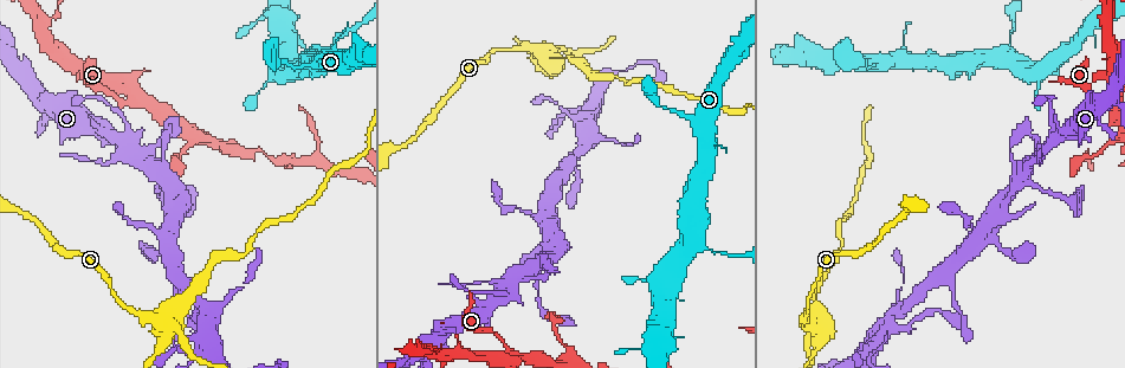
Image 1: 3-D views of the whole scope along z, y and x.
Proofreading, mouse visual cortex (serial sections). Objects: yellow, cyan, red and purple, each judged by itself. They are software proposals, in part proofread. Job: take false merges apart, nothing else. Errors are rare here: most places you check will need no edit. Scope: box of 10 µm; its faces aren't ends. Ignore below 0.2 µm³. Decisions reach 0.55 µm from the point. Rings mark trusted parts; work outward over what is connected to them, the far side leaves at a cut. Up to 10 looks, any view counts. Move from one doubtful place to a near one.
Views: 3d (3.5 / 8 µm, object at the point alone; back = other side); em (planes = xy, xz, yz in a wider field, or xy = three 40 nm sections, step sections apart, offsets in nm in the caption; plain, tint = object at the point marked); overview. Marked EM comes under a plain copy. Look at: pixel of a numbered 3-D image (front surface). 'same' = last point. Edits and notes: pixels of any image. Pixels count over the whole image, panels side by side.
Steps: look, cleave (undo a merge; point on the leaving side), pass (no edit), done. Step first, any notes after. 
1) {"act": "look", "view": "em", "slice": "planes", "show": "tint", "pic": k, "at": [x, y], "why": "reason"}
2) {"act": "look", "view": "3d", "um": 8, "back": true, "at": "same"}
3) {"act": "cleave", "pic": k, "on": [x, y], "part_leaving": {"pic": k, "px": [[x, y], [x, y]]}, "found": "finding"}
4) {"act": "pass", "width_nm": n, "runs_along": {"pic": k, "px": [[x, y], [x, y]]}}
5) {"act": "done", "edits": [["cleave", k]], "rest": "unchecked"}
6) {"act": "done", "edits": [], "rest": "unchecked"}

{"act": "look", "view": "3d", "um": 3.5, "back": true, "pic": 1, "at": [867, 353]}

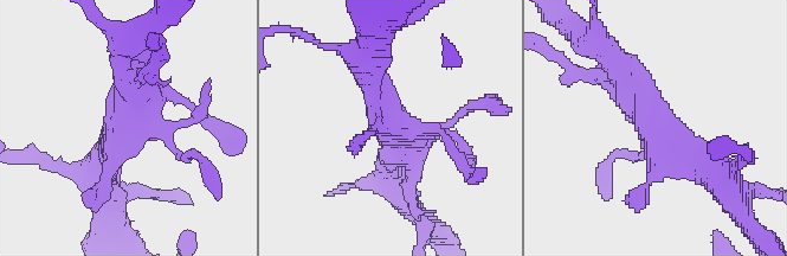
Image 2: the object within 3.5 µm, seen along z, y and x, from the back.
{"act": "look", "view": "em", "slice": "xy", "step": 2, "show": "tint", "pic": 2, "at": [128, 122], "why": "need the tissue"}

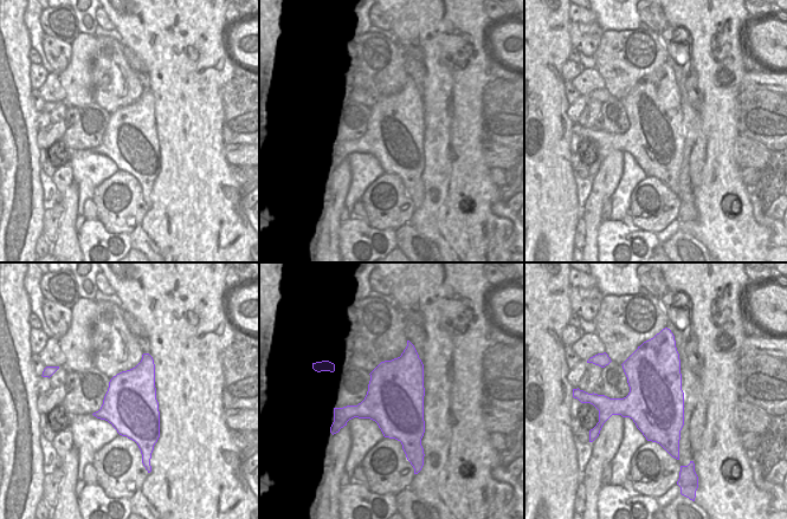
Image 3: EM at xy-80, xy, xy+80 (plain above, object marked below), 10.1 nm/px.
{"act": "pass", "runs_along": {"pic": 2, "px": [[617, 62], [662, 134], [708, 167]]}, "found": "one cell here"}

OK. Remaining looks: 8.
{"act": "look", "view": "3d", "um": 3.5, "pic": 1, "at": [168, 322], "why": "calibre changes"}

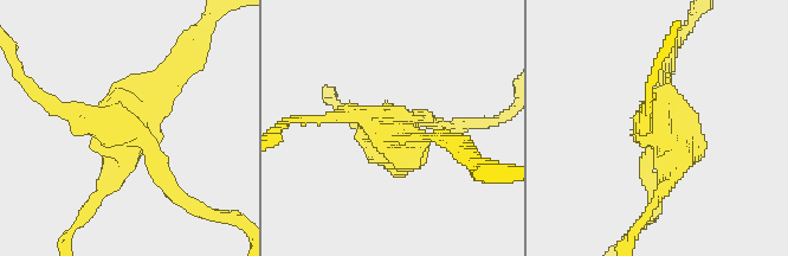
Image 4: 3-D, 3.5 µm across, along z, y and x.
{"act": "look", "view": "em", "slice": "xy", "step": 5, "show": "tint", "pic": 4, "at": [390, 126], "why": "shape alone is not enough"}

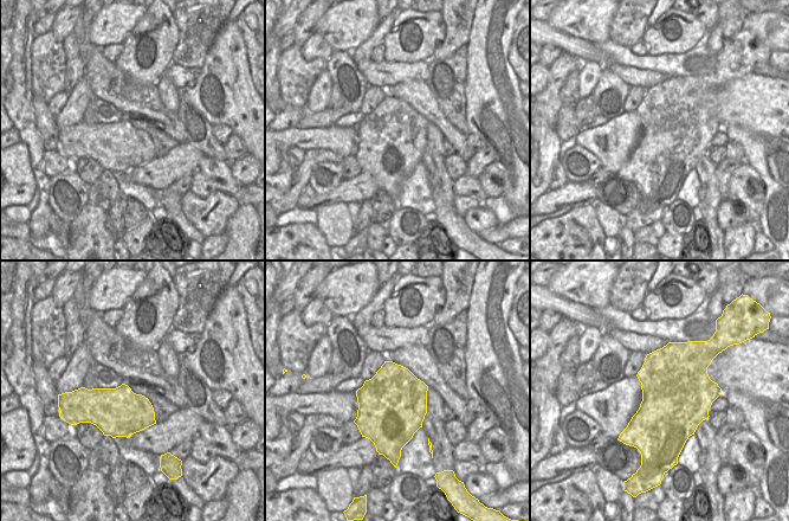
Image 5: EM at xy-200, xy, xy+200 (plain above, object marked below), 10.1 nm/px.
{"act": "cleave", "pic": 4, "on": [103, 178], "width_nm": 700, "part_leaving": {"pic": 4, "px": [[374, 122], [400, 138], [454, 144]]}, "found": "two cells meet here"}

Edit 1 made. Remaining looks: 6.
{"act": "look", "view": "3d", "um": 3.5, "pic": 1, "at": [1004, 49], "why": "three-way junction"}

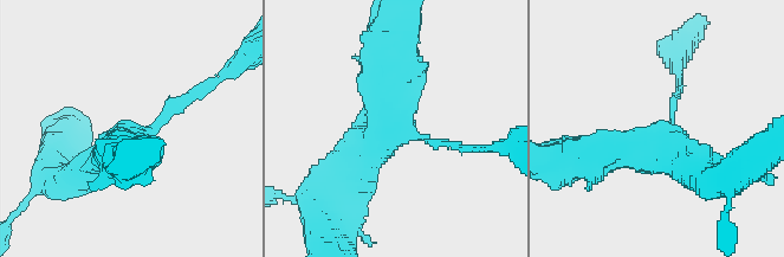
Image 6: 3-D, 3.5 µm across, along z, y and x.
{"act": "look", "view": "em", "slice": "planes", "show": "tint", "pic": 6, "at": [663, 136], "arms": 3, "arm_widths_nm": [100, 500, 600], "why": "shape alone is not enough"}

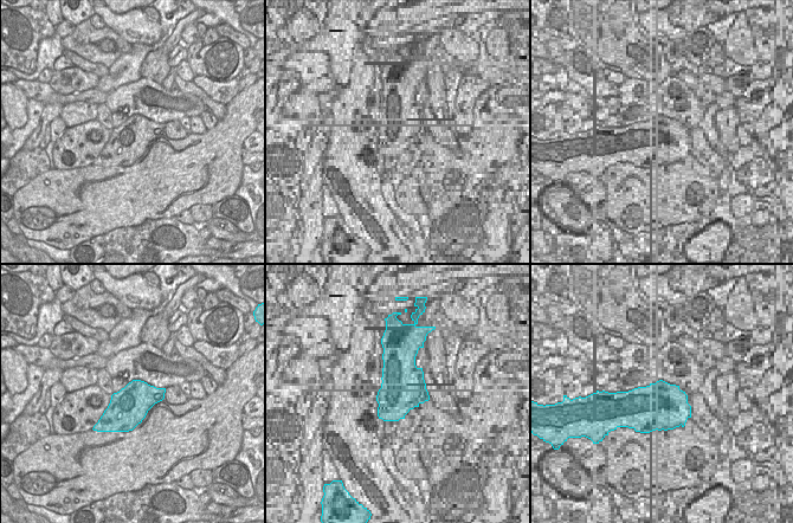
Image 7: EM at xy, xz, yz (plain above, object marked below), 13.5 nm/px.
{"act": "pass", "runs_along": {"pic": 6, "px": [[392, 47], [381, 136], [337, 181]]}, "found": "one cell here"}

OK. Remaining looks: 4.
{"act": "look", "view": "3d", "um": 3.5, "pic": 1, "at": [1110, 102], "why": "thick turns thin"}

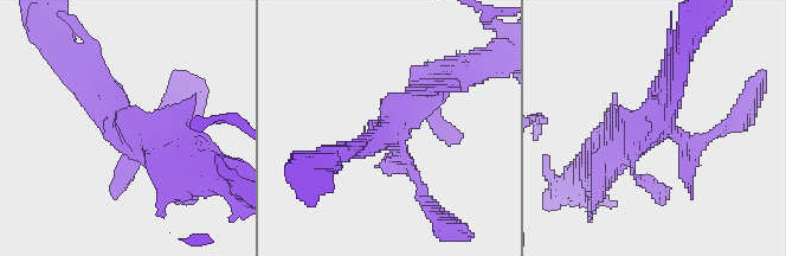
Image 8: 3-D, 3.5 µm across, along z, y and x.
{"act": "look", "view": "em", "slice": "planes", "show": "tint", "pic": 8, "at": [124, 125], "arms": 3, "arm_widths_nm": [200, 350, 450], "why": "need the tissue"}

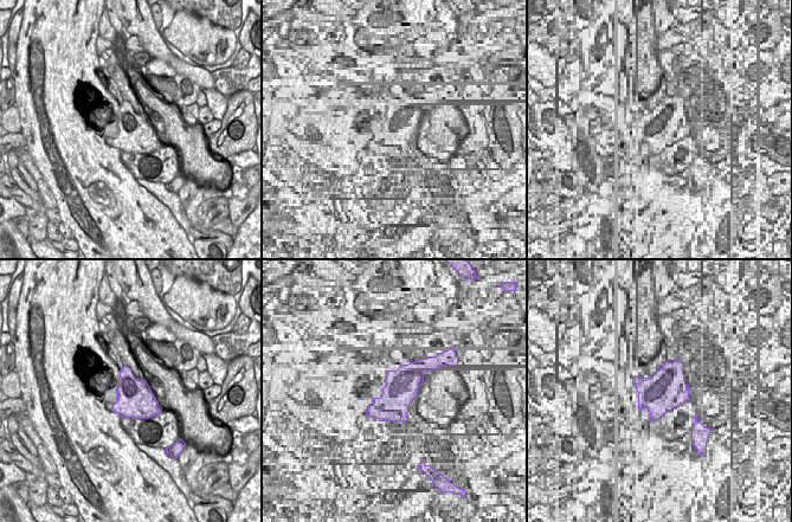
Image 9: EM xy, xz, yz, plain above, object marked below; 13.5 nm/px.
{"act": "pass", "runs_along": {"pic": 8, "px": [[171, 161], [123, 125], [79, 63]]}, "found": "one cell here"}

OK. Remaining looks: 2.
{"act": "done", "edits": [["cleave", 4]], "rest": "unchecked"}

